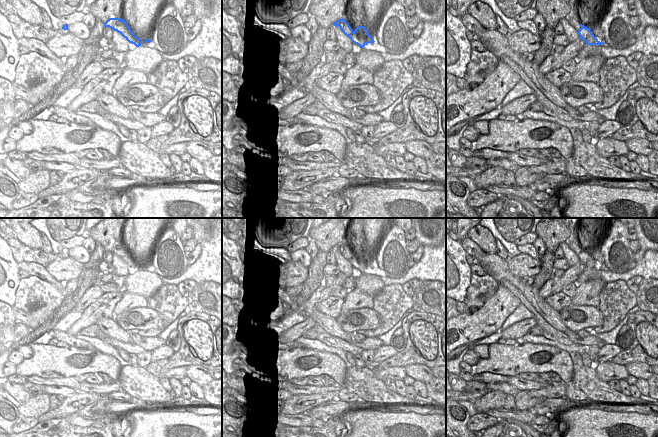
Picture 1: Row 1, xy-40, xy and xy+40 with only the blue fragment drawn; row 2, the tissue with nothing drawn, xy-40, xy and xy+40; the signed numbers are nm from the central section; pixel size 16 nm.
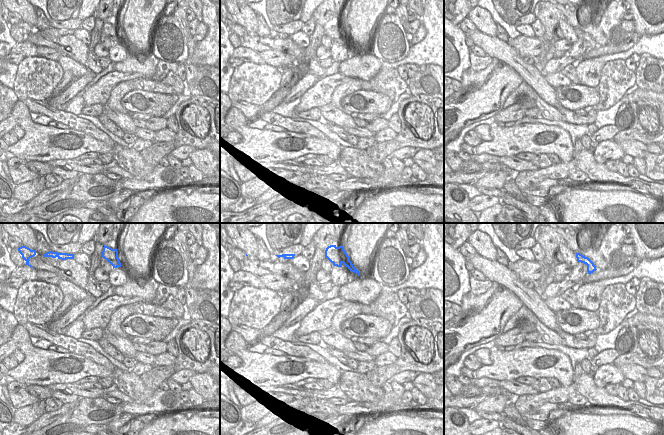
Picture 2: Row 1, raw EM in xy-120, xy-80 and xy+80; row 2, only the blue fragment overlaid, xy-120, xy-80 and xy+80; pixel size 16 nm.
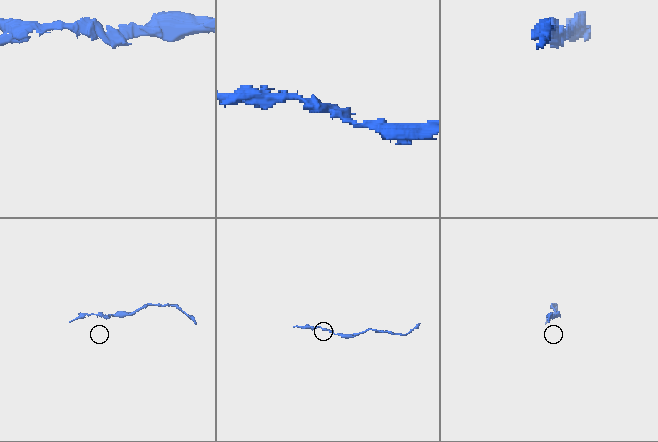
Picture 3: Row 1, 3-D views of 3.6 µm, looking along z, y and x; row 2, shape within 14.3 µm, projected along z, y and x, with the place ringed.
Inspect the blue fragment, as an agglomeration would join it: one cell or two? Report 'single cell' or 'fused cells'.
single cell

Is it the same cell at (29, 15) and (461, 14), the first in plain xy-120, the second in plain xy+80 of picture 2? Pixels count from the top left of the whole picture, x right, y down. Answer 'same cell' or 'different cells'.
different cells

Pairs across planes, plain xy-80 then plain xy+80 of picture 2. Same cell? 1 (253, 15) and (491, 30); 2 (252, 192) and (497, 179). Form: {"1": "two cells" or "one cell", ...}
{"1": "one cell", "2": "one cell"}

